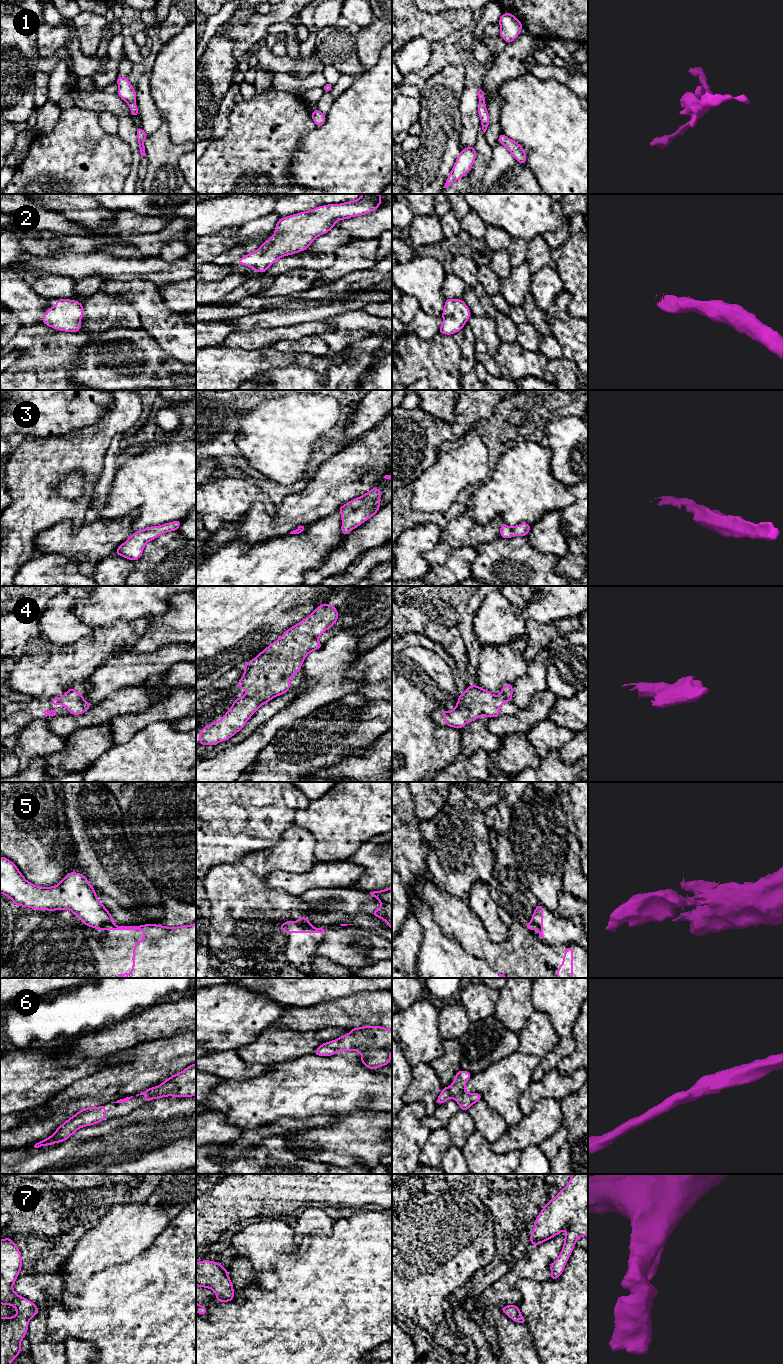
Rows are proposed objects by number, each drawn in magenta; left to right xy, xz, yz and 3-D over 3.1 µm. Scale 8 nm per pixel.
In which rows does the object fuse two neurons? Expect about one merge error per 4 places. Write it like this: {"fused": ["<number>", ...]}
{"fused": ["5"]}

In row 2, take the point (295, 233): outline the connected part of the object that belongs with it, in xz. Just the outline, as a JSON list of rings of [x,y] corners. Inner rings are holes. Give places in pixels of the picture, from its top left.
[[[362,194],[360,198],[340,204],[331,203],[329,205],[318,206],[312,210],[292,214],[287,217],[280,217],[274,235],[254,252],[241,257],[237,264],[251,267],[256,273],[267,272],[270,265],[278,259],[306,251],[311,243],[320,235],[328,233],[335,228],[335,223],[340,220],[362,216],[376,210],[382,203],[381,194]]]

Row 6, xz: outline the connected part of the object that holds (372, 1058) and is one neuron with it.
[[[377,1025],[353,1028],[348,1034],[324,1042],[313,1054],[333,1056],[343,1050],[358,1051],[362,1055],[360,1062],[375,1071],[391,1062],[392,1030]]]

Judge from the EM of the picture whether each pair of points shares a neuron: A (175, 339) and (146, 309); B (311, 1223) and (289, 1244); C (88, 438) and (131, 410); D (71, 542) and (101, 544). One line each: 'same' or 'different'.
A: same
B: different
C: same
D: same

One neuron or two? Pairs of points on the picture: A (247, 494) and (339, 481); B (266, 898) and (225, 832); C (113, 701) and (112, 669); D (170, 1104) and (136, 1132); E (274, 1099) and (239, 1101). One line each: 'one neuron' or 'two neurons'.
A: two neurons
B: two neurons
C: two neurons
D: two neurons
E: one neuron

